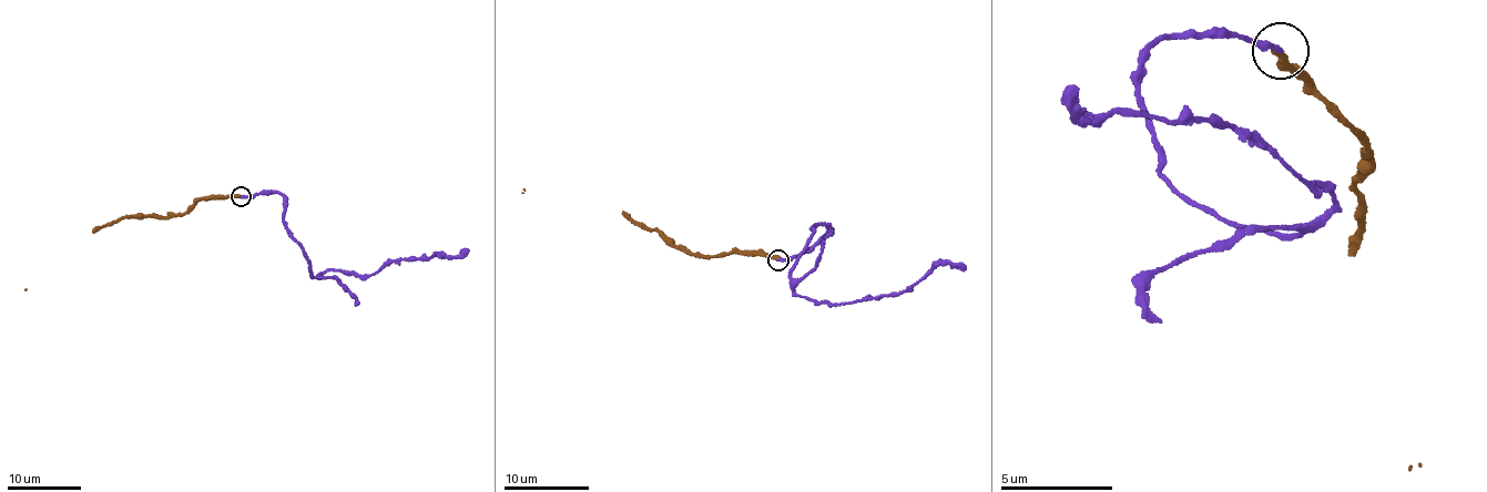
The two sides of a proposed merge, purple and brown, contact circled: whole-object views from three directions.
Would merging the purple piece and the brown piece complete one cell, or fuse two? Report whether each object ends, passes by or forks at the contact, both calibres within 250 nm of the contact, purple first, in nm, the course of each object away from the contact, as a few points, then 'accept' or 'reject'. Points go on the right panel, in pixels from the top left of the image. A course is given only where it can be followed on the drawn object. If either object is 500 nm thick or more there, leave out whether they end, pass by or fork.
purple ends | brown ends | 240/320 nm | purple via (1281, 49), (1162, 36), (1138, 106), (1172, 186), (1321, 228), (1334, 192), (1255, 139), (1090, 122), (1070, 88) | brown via (1276, 49), (1347, 124), (1372, 143), (1375, 160), (1360, 175), (1364, 194), (1356, 257), (1418, 462), (1411, 468) | reject

